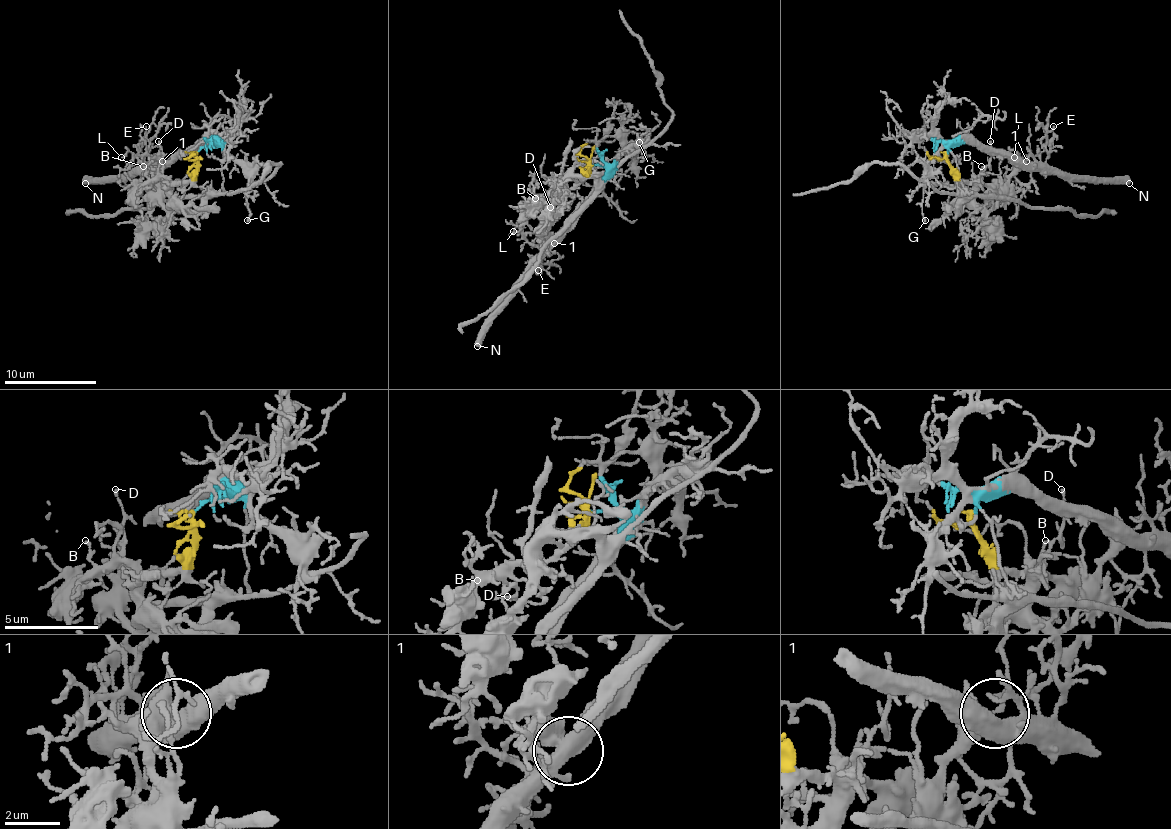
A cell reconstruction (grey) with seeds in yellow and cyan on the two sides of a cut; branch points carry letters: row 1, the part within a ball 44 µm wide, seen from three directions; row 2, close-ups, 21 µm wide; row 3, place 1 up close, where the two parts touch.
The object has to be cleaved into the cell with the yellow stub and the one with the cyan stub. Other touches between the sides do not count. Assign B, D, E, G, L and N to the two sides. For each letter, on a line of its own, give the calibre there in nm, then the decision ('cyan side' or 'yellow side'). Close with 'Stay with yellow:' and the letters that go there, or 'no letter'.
B: 160 nm | yellow side
D: 120 nm | yellow side
E: 130 nm | cyan side
G: 150 nm | cyan side
L: 150 nm | cyan side
N: 550 nm | cyan side
Stay with yellow: B, D

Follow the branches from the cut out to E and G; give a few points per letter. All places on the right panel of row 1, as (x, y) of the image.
E: (948, 152), (952, 143), (966, 143), (1010, 152), (1033, 163), (1037, 152), (1049, 143), (1053, 126)
G: (948, 152), (950, 145), (927, 170), (925, 221)

